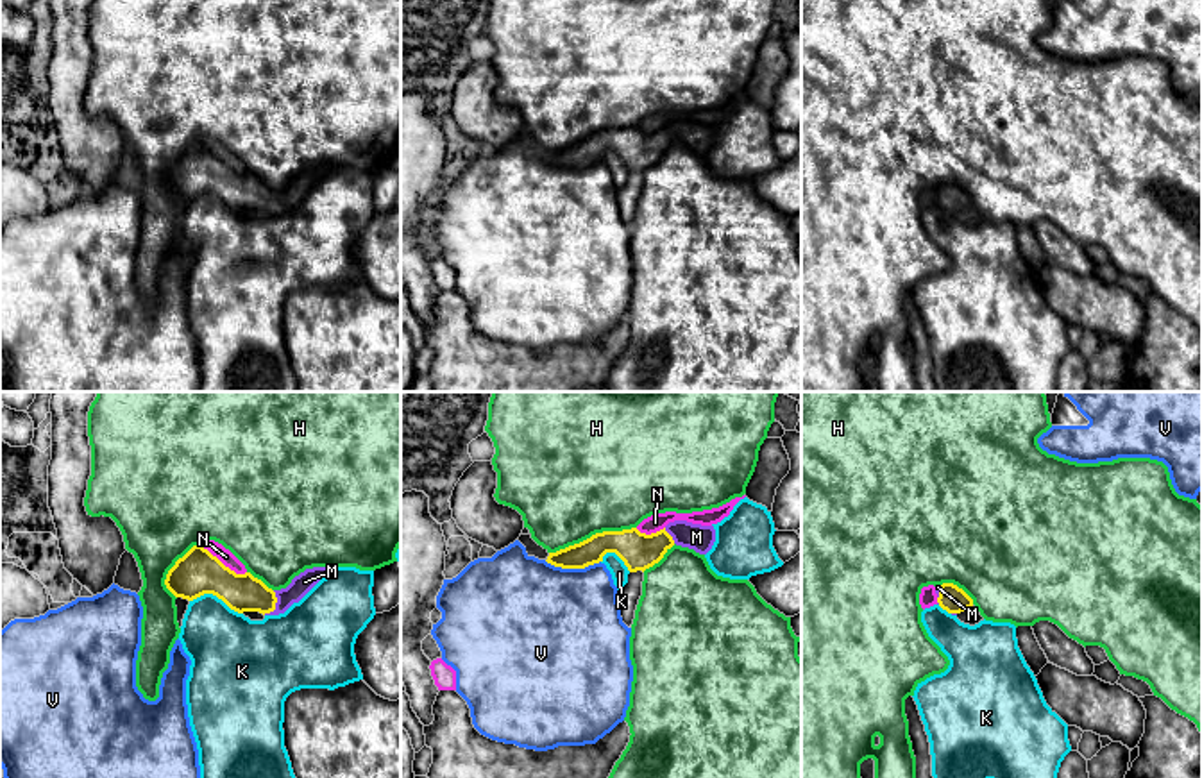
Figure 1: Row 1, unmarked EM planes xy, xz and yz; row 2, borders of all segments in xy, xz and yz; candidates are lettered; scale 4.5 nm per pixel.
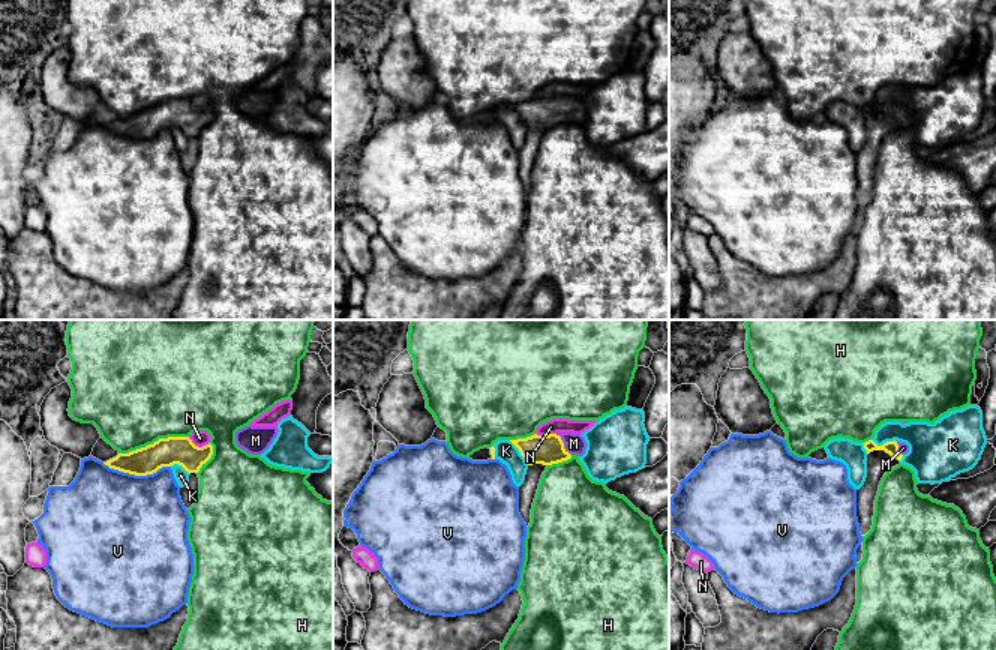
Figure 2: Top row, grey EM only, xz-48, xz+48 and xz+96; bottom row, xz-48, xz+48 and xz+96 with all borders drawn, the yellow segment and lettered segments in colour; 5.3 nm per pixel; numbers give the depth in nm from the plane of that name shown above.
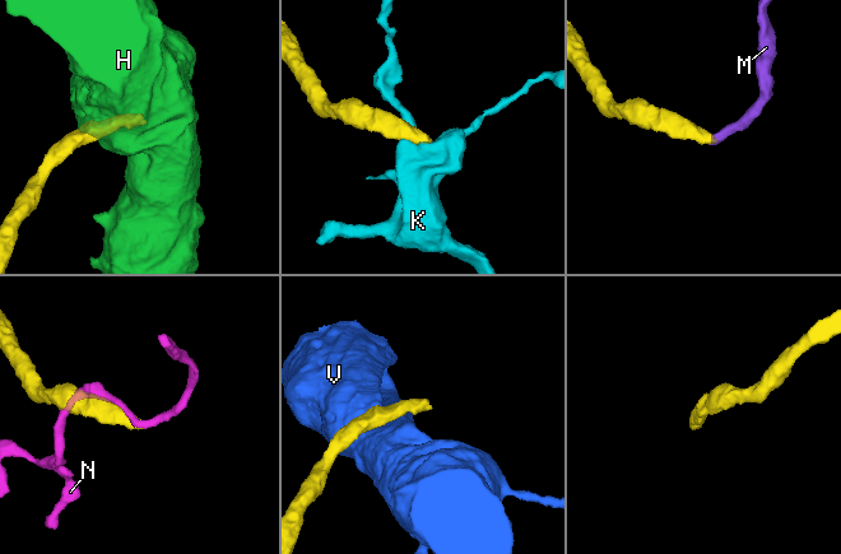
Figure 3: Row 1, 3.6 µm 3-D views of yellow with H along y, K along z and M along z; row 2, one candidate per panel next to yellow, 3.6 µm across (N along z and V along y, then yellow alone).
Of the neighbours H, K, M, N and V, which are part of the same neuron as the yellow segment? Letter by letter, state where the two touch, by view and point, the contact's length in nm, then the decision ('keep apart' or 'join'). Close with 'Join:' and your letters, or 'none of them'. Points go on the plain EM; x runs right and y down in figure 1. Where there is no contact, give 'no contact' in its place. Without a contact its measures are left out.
H: contact xz (592, 135); length 420 nm; keep apart
K: contact xy (217, 195); length 240 nm; keep apart
M: contact xy (274, 204); length 120 nm; join
N: contact xy (222, 163); length 240 nm; keep apart
V: contact xz (573, 167); length 260 nm; keep apart
Join: M

